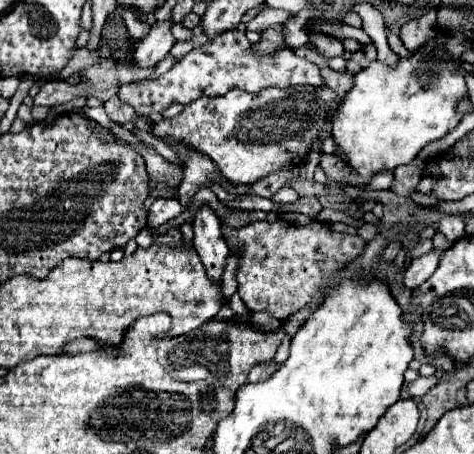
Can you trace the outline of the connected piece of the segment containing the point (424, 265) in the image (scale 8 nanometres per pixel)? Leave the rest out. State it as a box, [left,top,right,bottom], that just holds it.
[403,249,443,291]

